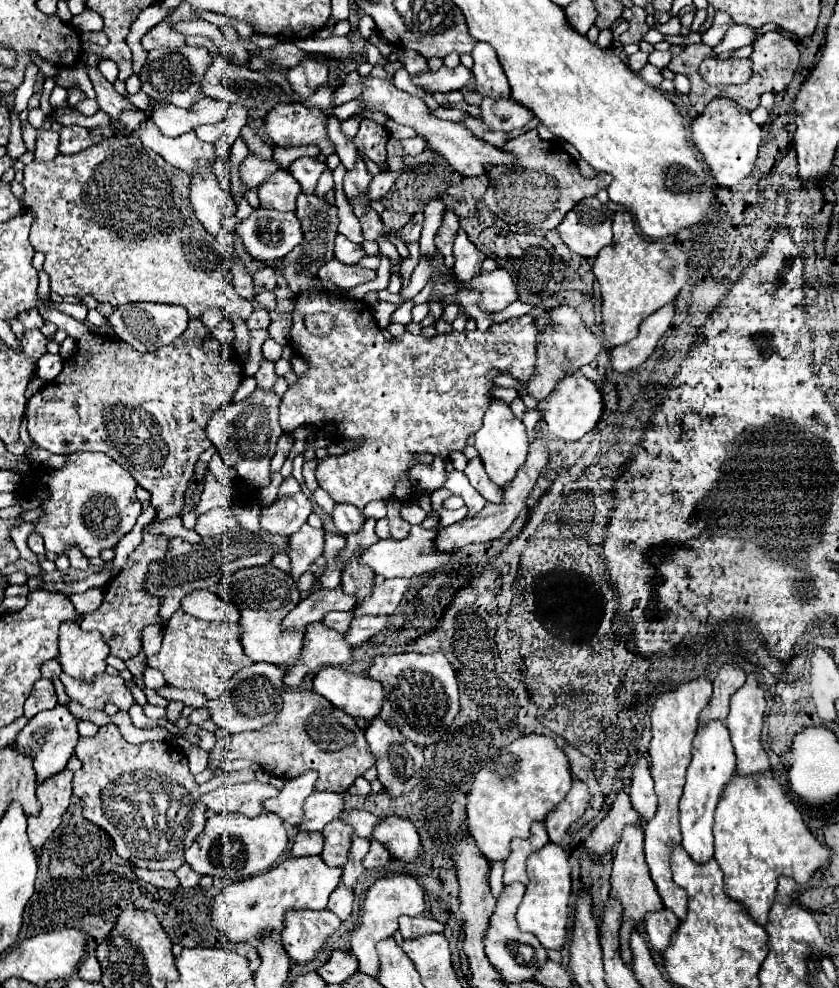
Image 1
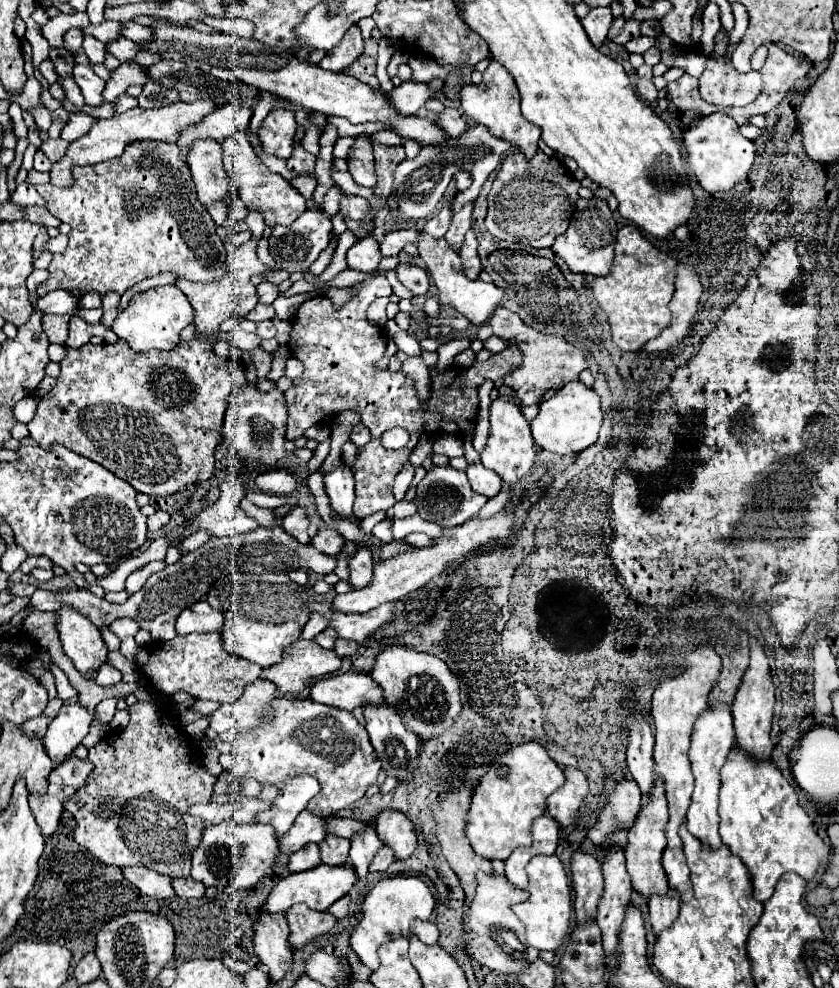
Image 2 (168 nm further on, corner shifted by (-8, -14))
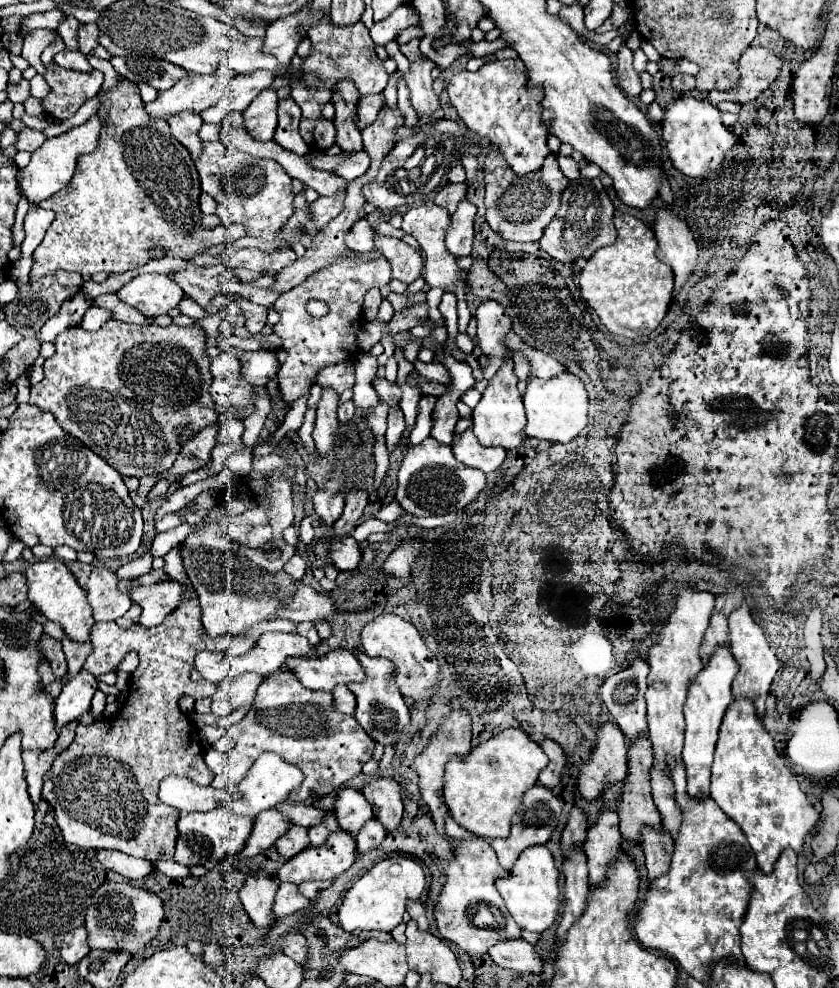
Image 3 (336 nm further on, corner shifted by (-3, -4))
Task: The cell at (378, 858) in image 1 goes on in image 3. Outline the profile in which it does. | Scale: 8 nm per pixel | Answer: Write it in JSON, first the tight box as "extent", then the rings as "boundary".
{"extent":[355,818,387,852],"boundary":[[[371,818],[365,824],[365,828],[361,828],[361,832],[355,836],[357,850],[359,852],[369,852],[371,848],[377,848],[385,836],[387,836],[387,830],[383,828],[383,824],[377,818]]]}

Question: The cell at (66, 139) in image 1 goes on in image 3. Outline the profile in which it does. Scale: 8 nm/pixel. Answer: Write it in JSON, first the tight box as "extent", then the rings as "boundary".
{"extent":[15,128,45,152],"boundary":[[[23,128],[17,132],[17,142],[15,148],[17,150],[27,150],[27,152],[35,152],[41,144],[45,142],[45,136],[39,130],[31,130],[31,128]]]}

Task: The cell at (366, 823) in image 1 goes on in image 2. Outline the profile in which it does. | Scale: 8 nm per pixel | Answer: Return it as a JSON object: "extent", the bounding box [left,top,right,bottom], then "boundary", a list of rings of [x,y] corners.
{"extent":[328,818,368,838],"boundary":[[[330,818],[328,820],[328,832],[336,834],[336,836],[342,836],[342,838],[352,838],[354,834],[366,830],[366,826],[368,824],[358,822],[354,818]]]}

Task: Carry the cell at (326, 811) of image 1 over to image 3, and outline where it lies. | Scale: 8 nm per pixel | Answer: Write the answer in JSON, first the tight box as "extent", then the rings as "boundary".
{"extent":[241,810,289,856],"boundary":[[[277,810],[261,812],[261,816],[255,818],[253,832],[249,836],[249,842],[245,842],[241,856],[255,856],[255,854],[267,850],[287,830],[289,830],[289,822],[281,812],[277,812]]]}

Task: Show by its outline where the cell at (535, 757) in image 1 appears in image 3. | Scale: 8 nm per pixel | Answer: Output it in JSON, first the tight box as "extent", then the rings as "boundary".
{"extent":[443,728,547,838],"boundary":[[[519,728],[501,730],[497,736],[471,748],[467,756],[453,756],[445,766],[443,800],[459,826],[481,838],[507,838],[511,818],[527,788],[537,784],[547,756],[537,742]]]}

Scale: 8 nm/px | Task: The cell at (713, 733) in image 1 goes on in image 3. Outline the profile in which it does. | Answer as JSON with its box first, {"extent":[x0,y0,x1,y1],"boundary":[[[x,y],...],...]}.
{"extent":[683,644,739,796],"boundary":[[[723,644],[709,656],[707,666],[693,676],[689,690],[687,690],[687,700],[685,700],[685,720],[687,720],[687,730],[685,730],[685,748],[683,748],[683,760],[687,764],[687,790],[693,796],[699,794],[709,794],[709,778],[711,778],[711,764],[713,764],[713,752],[717,744],[717,734],[719,726],[725,714],[727,704],[733,700],[731,694],[731,684],[737,676],[739,664],[735,662],[729,644]]]}

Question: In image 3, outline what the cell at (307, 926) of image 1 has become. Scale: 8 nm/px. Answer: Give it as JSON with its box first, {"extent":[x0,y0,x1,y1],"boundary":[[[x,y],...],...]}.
{"extent":[273,882,309,916],"boundary":[[[281,882],[279,890],[277,890],[277,896],[275,896],[273,912],[275,912],[275,916],[289,916],[289,914],[297,912],[299,908],[305,908],[307,904],[309,904],[309,900],[299,894],[297,884]]]}

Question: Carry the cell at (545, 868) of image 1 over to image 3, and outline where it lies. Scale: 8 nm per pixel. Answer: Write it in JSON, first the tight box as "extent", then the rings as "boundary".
{"extent":[495,846,559,932],"boundary":[[[533,846],[521,852],[507,878],[495,880],[513,920],[529,932],[545,932],[559,916],[559,872],[547,846]]]}

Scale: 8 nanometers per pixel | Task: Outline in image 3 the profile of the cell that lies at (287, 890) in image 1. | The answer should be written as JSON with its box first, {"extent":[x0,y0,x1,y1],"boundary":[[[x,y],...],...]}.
{"extent":[277,828,355,884],"boundary":[[[339,828],[321,848],[309,846],[287,860],[277,876],[281,882],[293,884],[305,880],[335,880],[355,862],[355,852],[355,838]]]}

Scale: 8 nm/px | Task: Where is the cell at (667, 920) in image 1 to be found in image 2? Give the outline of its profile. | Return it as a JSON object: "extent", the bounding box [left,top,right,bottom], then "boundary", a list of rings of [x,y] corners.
{"extent":[648,890,680,934],"boundary":[[[670,890],[666,896],[652,896],[648,902],[648,908],[650,908],[650,924],[654,932],[660,934],[662,930],[668,930],[670,926],[674,926],[674,920],[678,918],[680,900],[676,892]]]}

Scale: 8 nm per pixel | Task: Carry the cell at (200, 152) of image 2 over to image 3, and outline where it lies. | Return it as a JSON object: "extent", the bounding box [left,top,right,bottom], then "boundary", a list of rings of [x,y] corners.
{"extent":[167,112,203,160],"boundary":[[[185,112],[185,116],[169,116],[167,124],[171,128],[171,134],[191,152],[193,160],[197,160],[197,156],[203,150],[203,142],[197,136],[197,130],[203,124],[201,116],[193,114],[193,112]]]}

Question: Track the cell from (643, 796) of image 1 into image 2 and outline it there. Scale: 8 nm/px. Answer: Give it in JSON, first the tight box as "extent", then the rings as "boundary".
{"extent":[626,716,654,796],"boundary":[[[634,716],[626,720],[630,732],[628,732],[628,770],[636,784],[640,786],[640,792],[644,796],[654,790],[654,758],[652,758],[652,748],[654,748],[654,734],[650,722],[646,722],[642,716]]]}

